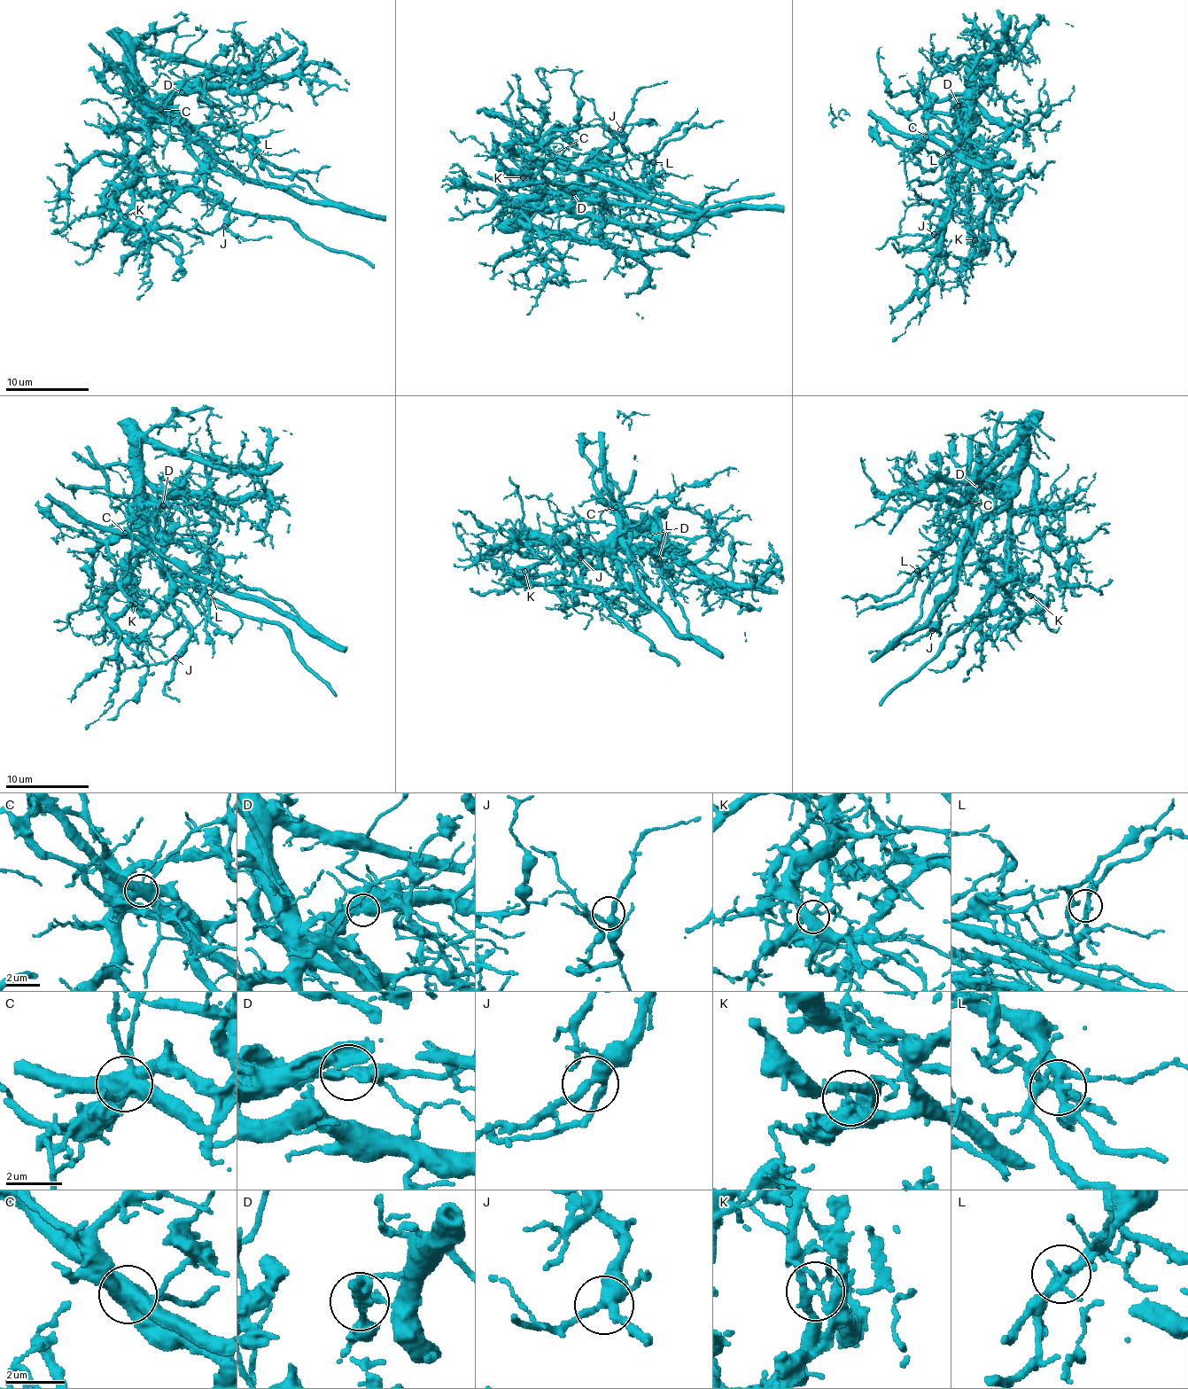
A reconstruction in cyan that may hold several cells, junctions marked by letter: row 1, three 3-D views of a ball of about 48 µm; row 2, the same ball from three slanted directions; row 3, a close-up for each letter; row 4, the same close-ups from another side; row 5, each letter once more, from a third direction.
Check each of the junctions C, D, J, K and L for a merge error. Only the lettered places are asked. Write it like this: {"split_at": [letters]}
{"split_at": ["C", "D", "K"]}

